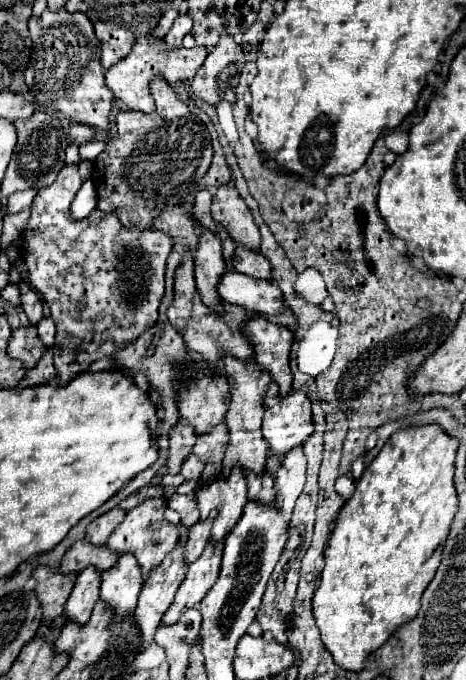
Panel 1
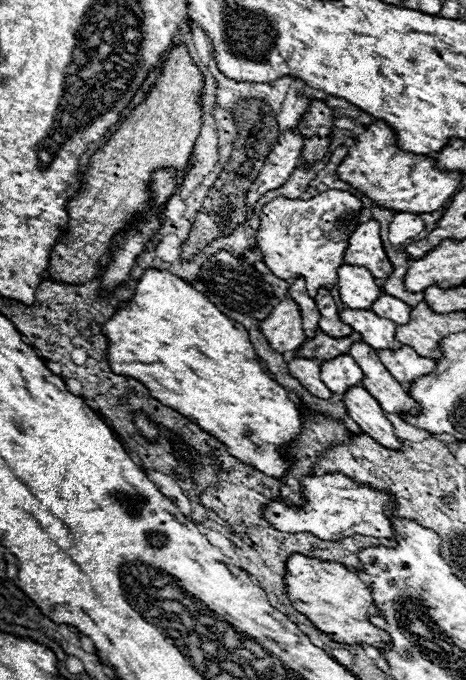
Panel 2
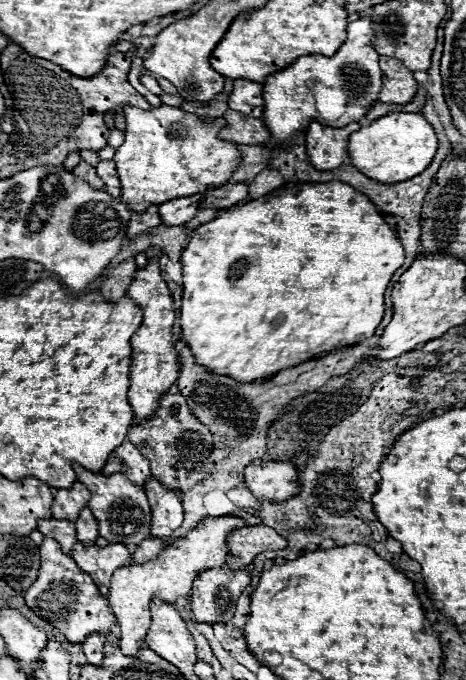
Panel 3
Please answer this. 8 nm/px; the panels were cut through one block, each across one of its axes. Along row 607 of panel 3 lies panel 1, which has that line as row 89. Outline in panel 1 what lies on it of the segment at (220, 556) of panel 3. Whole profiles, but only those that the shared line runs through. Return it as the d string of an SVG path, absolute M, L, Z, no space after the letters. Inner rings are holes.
M152 34L138 36L132 52L122 58L118 64L114 64L110 70L106 70L106 86L114 92L116 100L122 100L130 110L138 112L152 112L152 96L150 96L150 80L156 76L162 76L170 86L192 82L198 68L202 66L208 50L204 46L194 48L168 48L164 40L154 38Z

